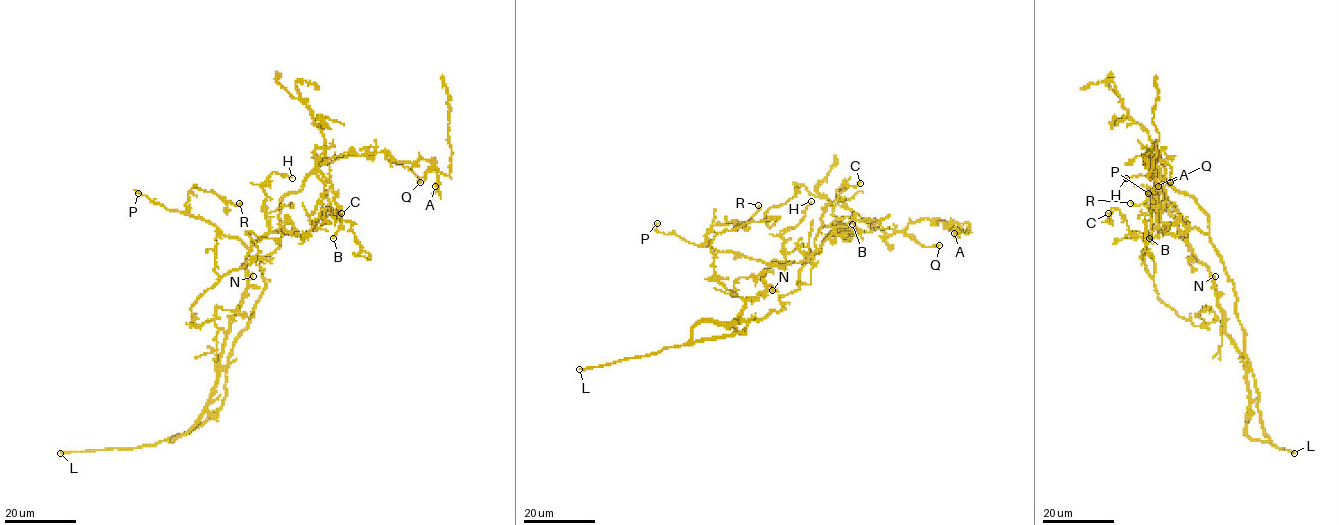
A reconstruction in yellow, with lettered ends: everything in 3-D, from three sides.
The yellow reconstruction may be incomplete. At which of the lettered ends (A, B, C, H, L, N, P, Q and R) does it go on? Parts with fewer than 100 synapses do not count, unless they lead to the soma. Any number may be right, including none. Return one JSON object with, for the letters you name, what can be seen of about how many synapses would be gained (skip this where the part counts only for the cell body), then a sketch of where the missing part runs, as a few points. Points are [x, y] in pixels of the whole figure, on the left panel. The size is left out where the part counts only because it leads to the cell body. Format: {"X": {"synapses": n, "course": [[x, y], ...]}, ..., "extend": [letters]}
{"extend": ["L"]}

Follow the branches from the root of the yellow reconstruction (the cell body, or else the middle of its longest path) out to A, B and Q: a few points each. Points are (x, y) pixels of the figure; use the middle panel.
A: (799, 287), (799, 271), (826, 235), (876, 229), (890, 235), (924, 218), (950, 222), (954, 233)
B: (799, 287), (799, 271), (820, 250), (824, 238), (839, 230), (859, 232), (852, 224)
Q: (799, 287), (799, 271), (826, 235), (876, 229), (890, 235), (904, 230), (925, 246), (939, 245)

